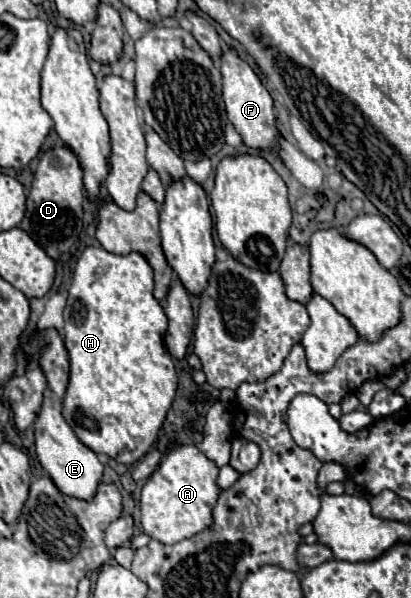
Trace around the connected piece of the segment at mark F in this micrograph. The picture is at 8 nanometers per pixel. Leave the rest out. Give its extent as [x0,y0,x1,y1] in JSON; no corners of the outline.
[219,47,277,149]

